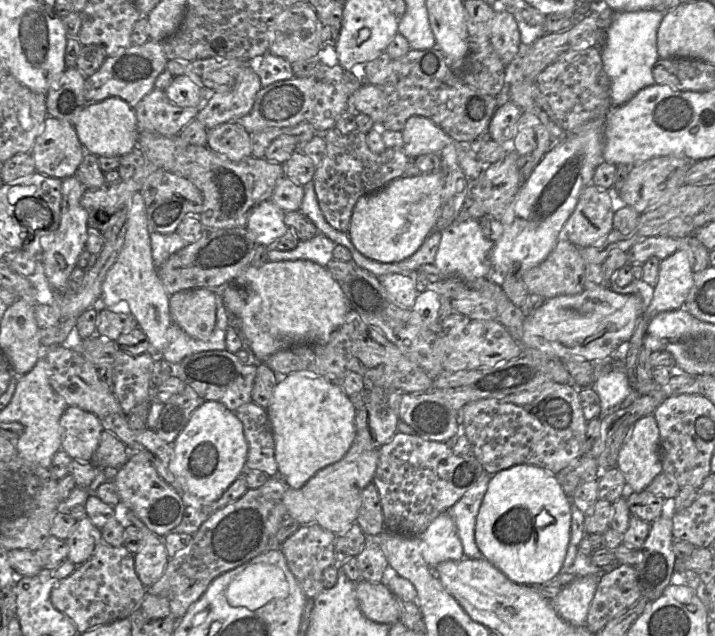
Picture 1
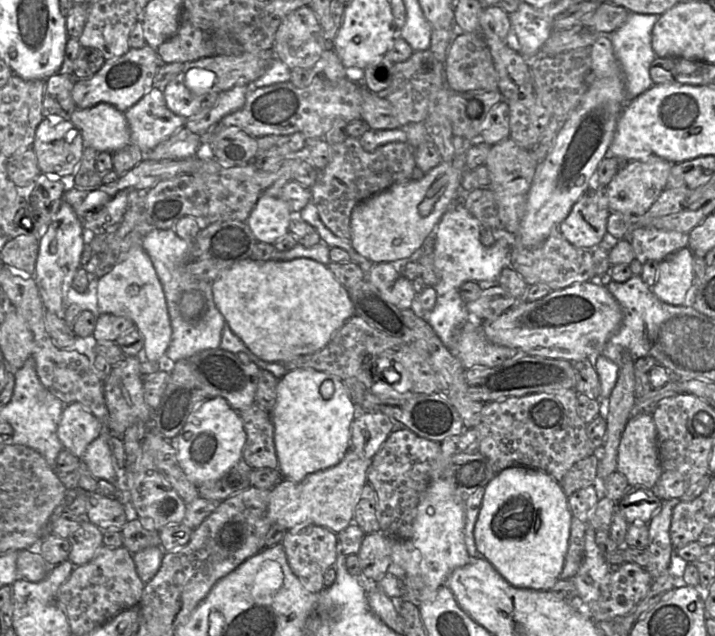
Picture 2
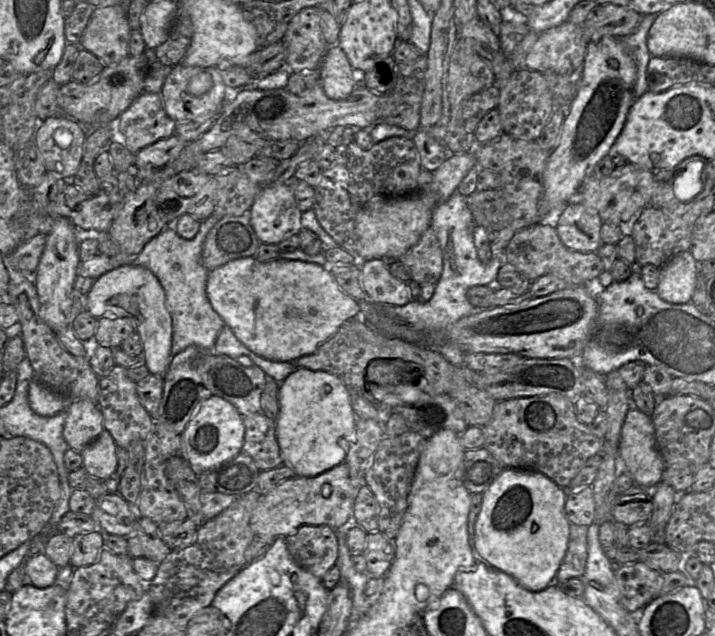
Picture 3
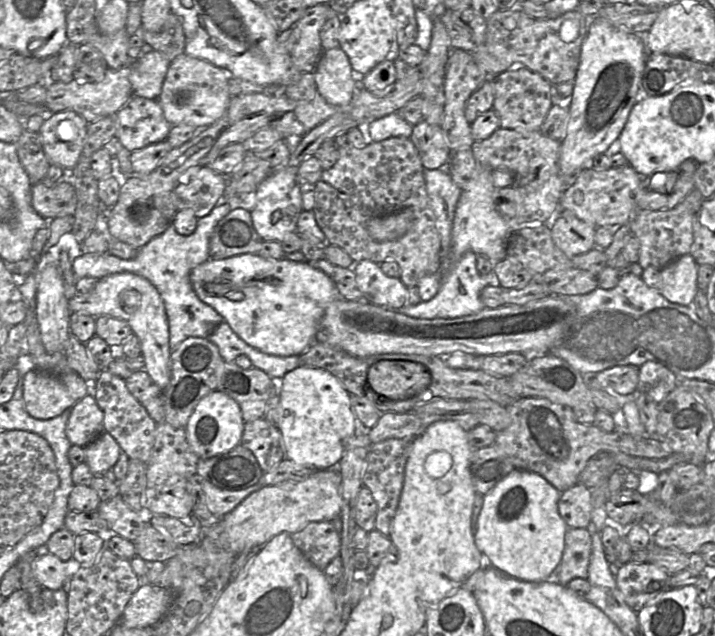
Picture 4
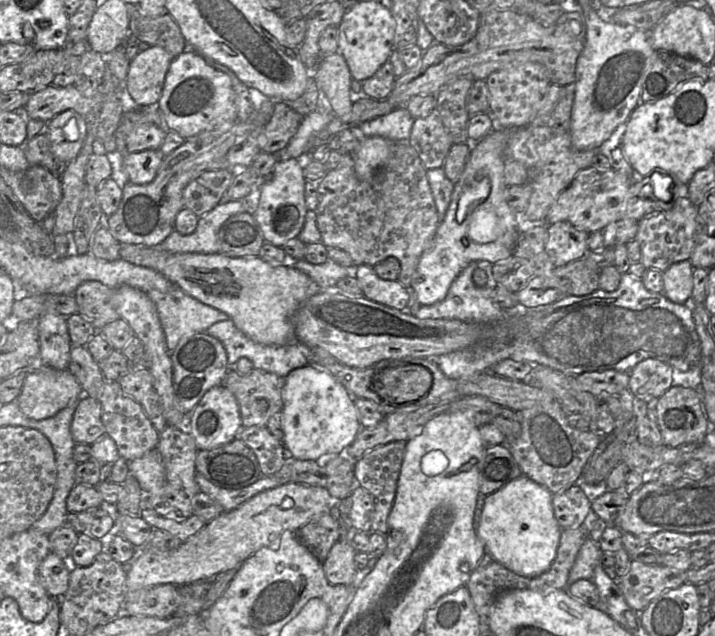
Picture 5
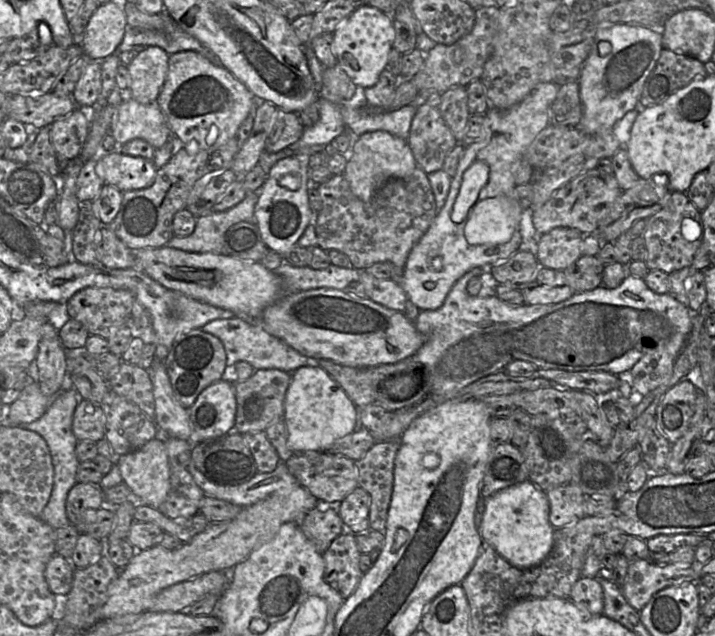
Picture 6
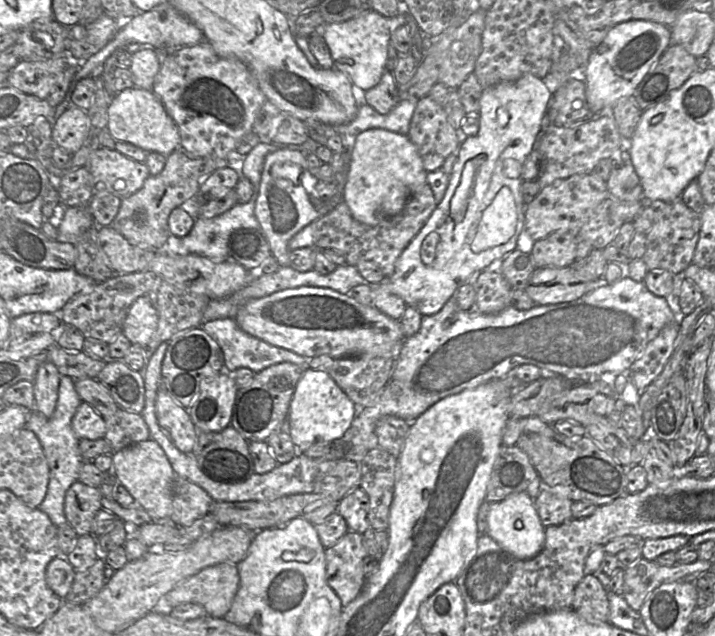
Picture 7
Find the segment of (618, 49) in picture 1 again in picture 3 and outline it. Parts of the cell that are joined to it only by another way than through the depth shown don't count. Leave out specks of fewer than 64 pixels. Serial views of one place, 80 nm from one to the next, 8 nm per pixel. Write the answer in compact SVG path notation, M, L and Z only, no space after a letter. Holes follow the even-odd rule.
M647 14L642 16L637 30L624 38L621 38L624 47L631 55L637 66L637 79L634 88L635 99L641 97L648 91L646 73L651 54L647 46L648 32L658 14Z

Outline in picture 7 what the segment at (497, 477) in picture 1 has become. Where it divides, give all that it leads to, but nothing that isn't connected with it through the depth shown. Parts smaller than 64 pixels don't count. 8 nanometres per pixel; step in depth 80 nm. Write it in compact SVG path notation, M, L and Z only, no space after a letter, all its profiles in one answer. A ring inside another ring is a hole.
M526 492L514 493L502 501L491 503L487 534L506 551L521 560L535 557L545 543L545 527L537 513L534 499Z

